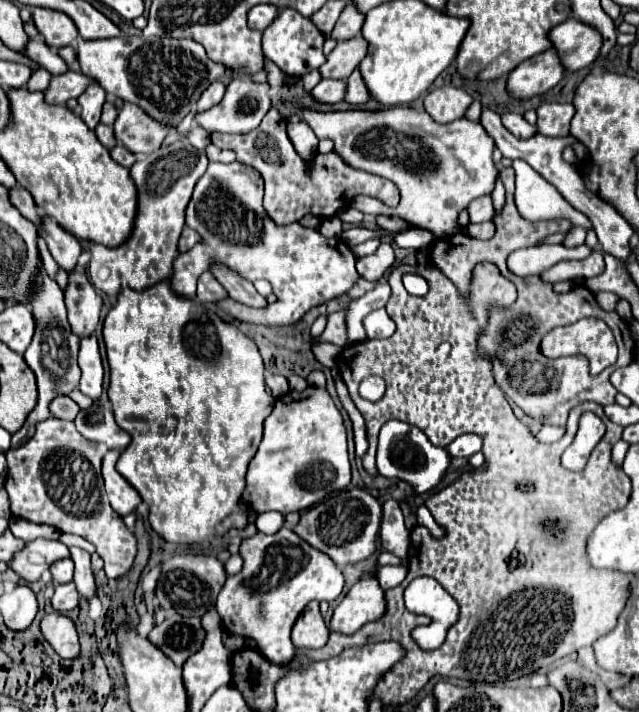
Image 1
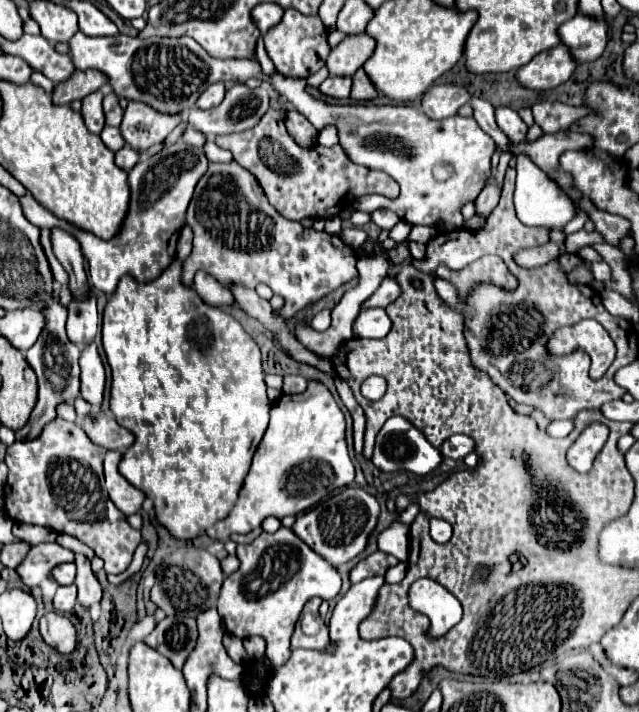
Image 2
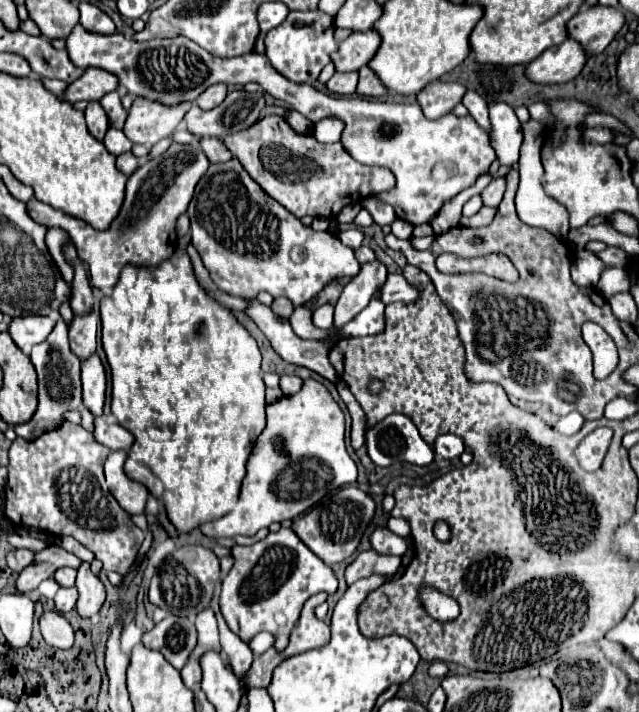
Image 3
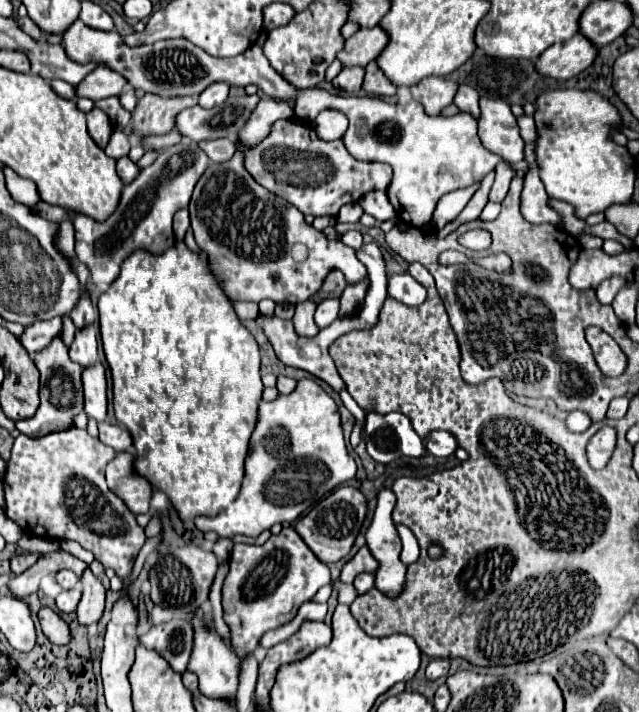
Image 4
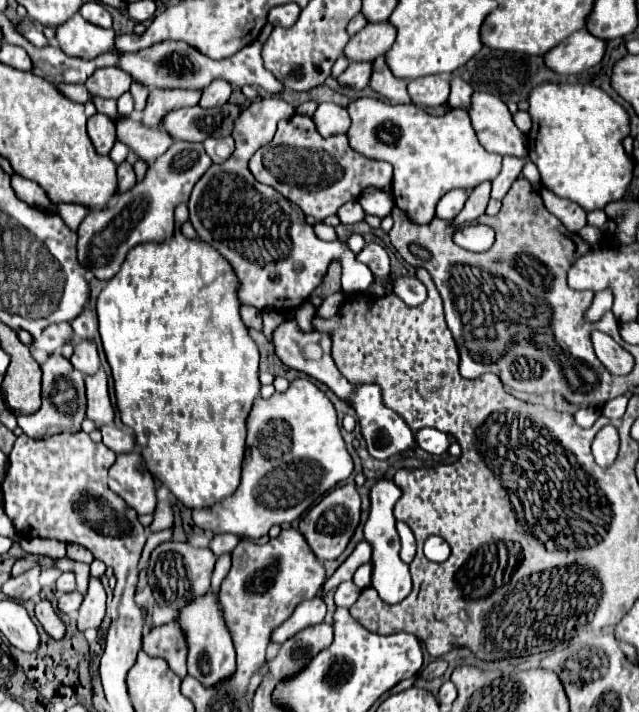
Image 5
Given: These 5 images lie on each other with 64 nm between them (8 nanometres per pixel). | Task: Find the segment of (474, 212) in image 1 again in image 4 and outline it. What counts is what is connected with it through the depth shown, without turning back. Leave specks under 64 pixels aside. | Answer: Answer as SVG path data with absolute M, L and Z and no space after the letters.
M502 160L496 168L496 178L494 178L494 184L492 184L492 190L490 190L490 200L492 202L502 202L506 192L508 192L508 186L510 186L510 180L514 178L516 170L512 168L510 162Z

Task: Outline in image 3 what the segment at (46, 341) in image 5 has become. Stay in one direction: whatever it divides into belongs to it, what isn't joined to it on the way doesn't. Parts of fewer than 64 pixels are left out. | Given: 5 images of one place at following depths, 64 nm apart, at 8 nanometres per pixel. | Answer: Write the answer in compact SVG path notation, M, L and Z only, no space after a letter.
M52 314L48 318L40 318L40 316L12 318L8 332L10 332L12 340L16 342L16 346L24 354L30 354L32 346L36 346L48 338L48 334L56 326L56 320L58 320L58 314Z

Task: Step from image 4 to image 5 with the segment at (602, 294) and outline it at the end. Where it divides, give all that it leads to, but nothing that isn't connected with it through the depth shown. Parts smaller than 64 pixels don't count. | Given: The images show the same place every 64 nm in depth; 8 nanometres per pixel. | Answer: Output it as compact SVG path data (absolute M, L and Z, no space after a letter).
M611 290L597 292L594 295L591 306L585 313L585 320L589 323L597 322L604 313L611 310L613 299L614 298Z

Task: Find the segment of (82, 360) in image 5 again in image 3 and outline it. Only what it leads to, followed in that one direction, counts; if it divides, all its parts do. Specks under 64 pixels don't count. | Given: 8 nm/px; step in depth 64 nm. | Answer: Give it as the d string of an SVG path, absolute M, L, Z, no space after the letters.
M96 312L88 314L88 318L74 318L70 326L70 350L80 360L86 360L96 352L98 326L100 326L100 316Z

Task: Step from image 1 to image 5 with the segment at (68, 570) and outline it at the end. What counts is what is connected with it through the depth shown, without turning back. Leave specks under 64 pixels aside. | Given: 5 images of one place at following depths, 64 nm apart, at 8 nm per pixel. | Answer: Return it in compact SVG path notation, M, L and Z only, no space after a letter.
M62 572L62 576L58 578L58 586L60 592L74 592L76 590L76 578L72 572Z

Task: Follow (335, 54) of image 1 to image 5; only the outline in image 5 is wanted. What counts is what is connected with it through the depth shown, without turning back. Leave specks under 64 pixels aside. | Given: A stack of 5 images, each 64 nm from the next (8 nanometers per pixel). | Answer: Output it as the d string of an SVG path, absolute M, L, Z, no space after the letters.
M372 22L350 38L344 54L352 62L368 62L386 54L396 38L396 28L390 22Z

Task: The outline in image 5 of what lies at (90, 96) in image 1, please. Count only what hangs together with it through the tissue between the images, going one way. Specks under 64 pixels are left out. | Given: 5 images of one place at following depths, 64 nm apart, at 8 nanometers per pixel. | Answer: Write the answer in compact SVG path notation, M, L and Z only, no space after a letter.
M96 114L88 120L88 136L94 144L94 150L100 156L108 156L114 142L116 142L116 126L114 120L104 116L104 114Z

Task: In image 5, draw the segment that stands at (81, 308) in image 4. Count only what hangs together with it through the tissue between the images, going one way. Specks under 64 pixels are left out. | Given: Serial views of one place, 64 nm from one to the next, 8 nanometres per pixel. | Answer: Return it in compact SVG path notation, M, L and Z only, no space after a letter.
M86 308L84 314L80 314L80 318L76 318L72 322L72 328L74 328L76 338L94 340L96 332L98 332L98 318L96 318L96 314L92 314L90 308Z

